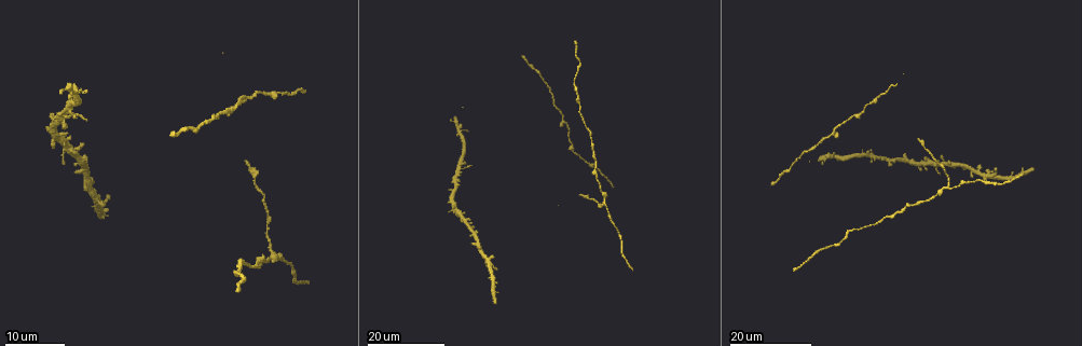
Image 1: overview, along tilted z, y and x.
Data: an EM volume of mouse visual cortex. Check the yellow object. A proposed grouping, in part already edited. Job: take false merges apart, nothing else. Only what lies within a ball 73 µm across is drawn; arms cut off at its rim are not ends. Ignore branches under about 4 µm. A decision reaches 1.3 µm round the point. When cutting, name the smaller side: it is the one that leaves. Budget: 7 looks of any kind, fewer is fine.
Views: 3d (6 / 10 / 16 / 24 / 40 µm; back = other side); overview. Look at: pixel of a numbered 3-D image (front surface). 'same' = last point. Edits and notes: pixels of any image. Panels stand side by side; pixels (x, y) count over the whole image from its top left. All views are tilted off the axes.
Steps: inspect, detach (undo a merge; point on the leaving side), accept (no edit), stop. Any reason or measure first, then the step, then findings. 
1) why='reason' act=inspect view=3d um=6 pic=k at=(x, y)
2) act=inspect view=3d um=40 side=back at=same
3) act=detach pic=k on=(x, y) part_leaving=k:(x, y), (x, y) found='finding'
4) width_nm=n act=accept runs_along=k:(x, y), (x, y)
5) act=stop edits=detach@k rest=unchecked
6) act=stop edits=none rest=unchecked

act=inspect view=3d um=24 pic=1 at=(903, 207)

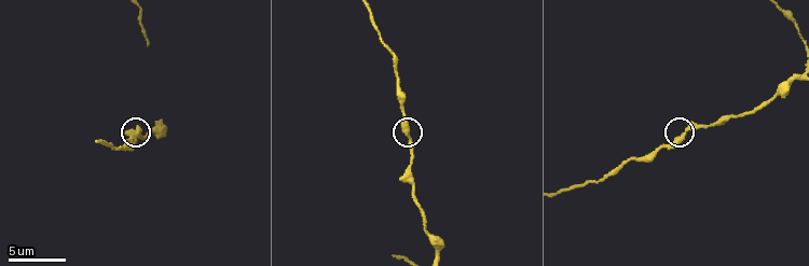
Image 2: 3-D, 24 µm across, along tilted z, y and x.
act=inspect view=3d um=6 pic=2 at=(683, 133)

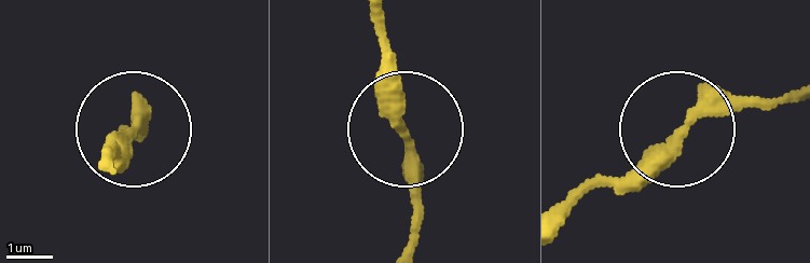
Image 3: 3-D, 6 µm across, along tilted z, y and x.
why='from behind' act=inspect view=3d um=6 side=back pic=3 at=(403, 133)

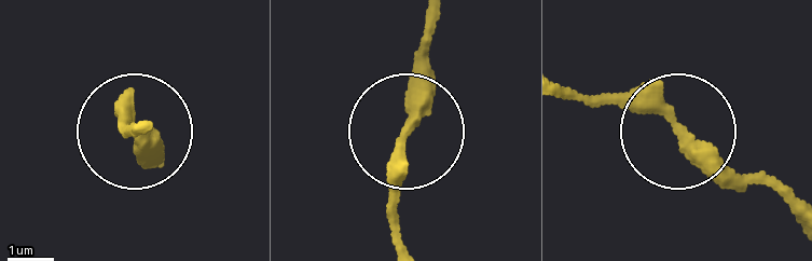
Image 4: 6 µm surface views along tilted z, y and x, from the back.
act=accept runs_along=4:(402, 238), (400, 155), (428, 18) found='continuous, no second neuron'

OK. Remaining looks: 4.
why='thin arm on a thick one' act=inspect view=3d um=24 pic=1 at=(605, 201)

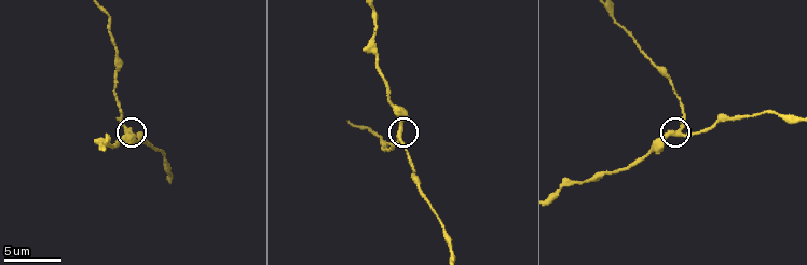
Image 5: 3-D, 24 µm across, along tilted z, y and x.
why='closer look' act=inspect view=3d um=6 pic=5 at=(681, 133)

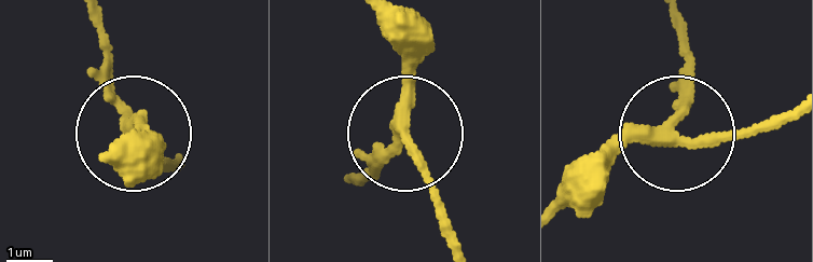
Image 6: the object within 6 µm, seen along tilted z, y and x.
arms=3 act=accept found='continuous, no second neuron'

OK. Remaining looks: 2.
act=inspect view=3d um=10 pic=5 at=(737, 119)

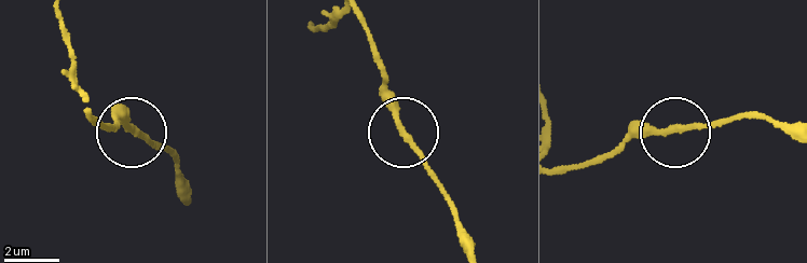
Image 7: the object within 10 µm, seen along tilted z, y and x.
act=accept found='all the same neuron'

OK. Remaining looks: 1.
act=stop edits=none rest=unchecked

